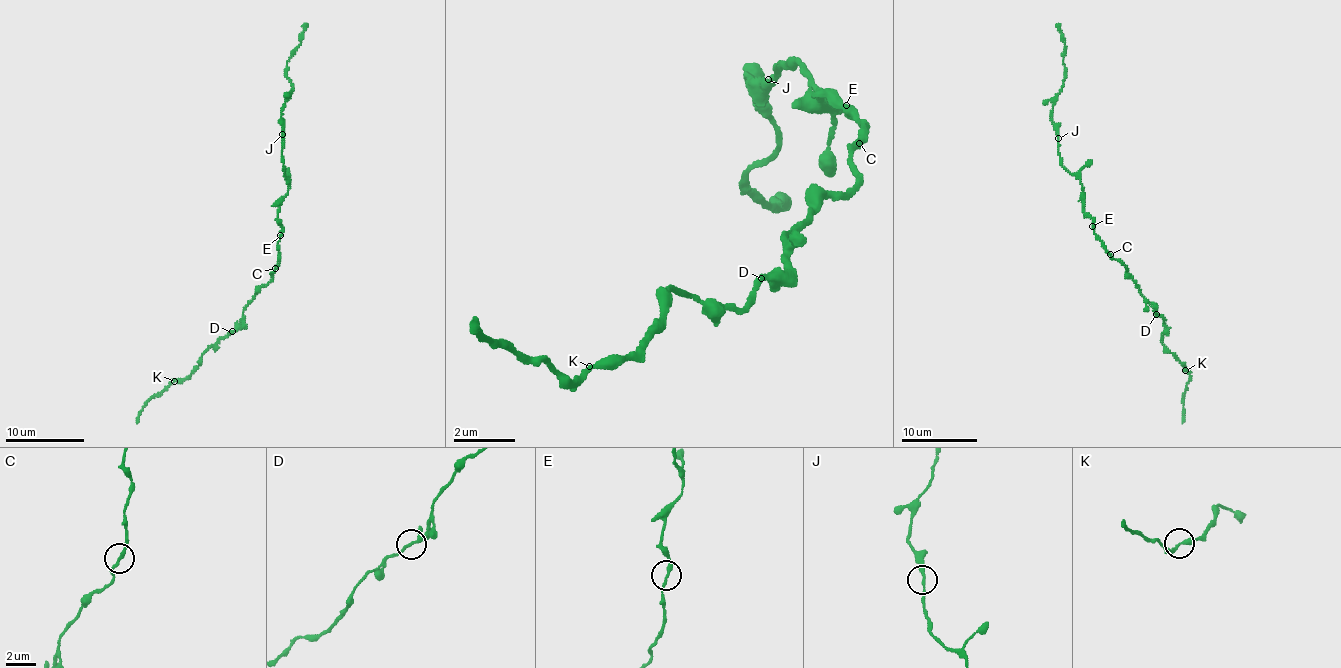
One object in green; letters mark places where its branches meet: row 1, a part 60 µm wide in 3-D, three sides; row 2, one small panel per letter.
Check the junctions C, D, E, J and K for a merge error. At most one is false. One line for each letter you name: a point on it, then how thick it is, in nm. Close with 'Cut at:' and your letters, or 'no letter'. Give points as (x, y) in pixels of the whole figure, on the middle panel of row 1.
Cut at: no letter

